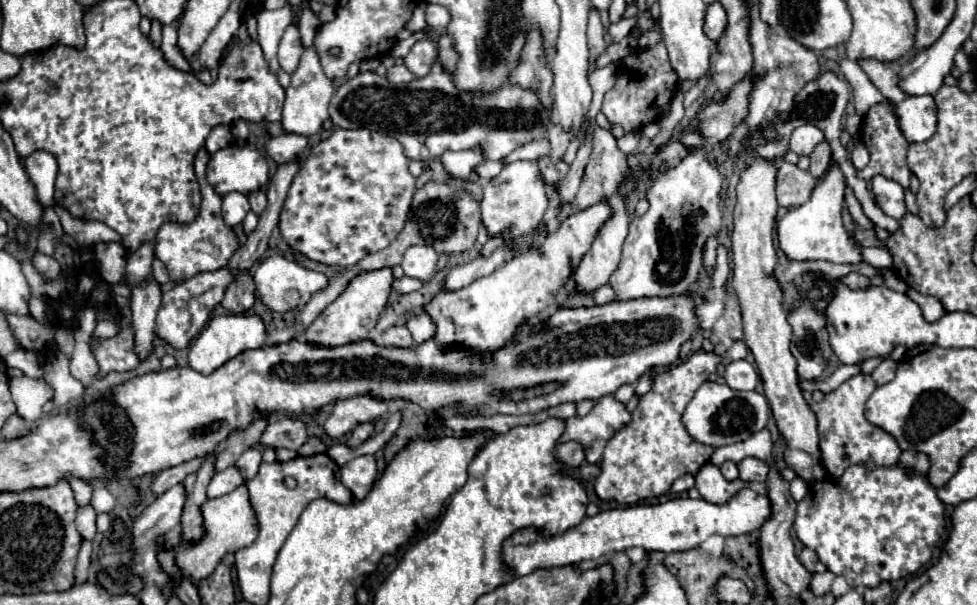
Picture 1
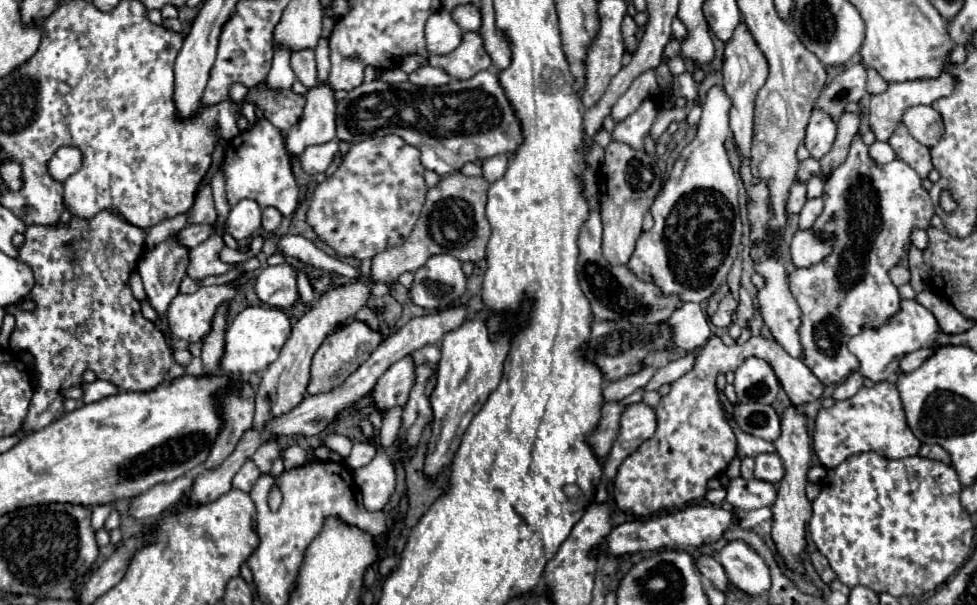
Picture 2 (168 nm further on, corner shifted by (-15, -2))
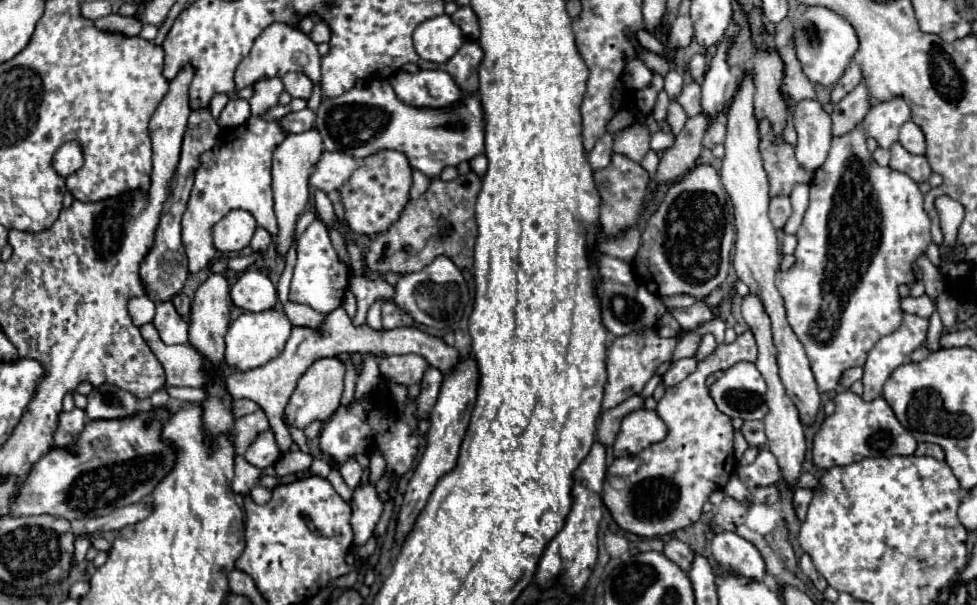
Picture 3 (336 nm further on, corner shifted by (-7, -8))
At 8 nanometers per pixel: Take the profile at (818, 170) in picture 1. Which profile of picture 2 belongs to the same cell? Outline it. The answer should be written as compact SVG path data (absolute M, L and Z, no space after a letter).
M845 112L845 114L839 118L835 144L833 144L831 152L821 158L823 174L825 174L825 176L827 176L827 172L831 172L831 168L835 168L835 164L843 164L843 160L847 158L851 140L853 140L853 136L855 136L857 130L859 130L859 122L861 122L861 116L855 114L855 112Z

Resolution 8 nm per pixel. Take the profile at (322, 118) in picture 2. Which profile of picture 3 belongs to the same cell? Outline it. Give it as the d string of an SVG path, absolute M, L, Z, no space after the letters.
M317 128L305 130L301 134L287 134L285 140L277 146L273 154L273 196L275 196L275 214L279 222L279 244L277 250L285 254L293 242L295 222L307 210L309 200L309 176L313 172L315 162L323 154L323 138Z

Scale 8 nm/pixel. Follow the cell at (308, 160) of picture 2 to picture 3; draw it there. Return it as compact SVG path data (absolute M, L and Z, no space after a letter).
M325 150L319 162L315 164L315 172L309 176L309 184L315 188L321 188L323 192L339 190L349 180L355 168L357 168L355 158Z

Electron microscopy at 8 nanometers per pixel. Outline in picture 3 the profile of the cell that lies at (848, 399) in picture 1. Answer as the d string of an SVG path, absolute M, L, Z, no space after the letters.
M851 390L839 392L835 396L835 412L827 416L813 438L813 464L817 468L833 468L855 464L863 458L877 456L911 456L915 454L915 438L899 424L891 406L885 398L875 398L871 402L853 394Z

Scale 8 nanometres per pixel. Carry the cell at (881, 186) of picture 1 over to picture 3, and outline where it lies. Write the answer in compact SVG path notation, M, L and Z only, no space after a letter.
M861 126L845 136L833 138L825 164L813 176L809 208L797 230L797 262L791 270L779 272L775 280L785 300L787 320L805 346L819 392L835 390L845 370L863 366L875 342L899 328L903 310L899 306L897 286L915 280L913 264L931 242L929 226L931 222L923 210L923 194L917 182L903 172L877 164L865 146Z

